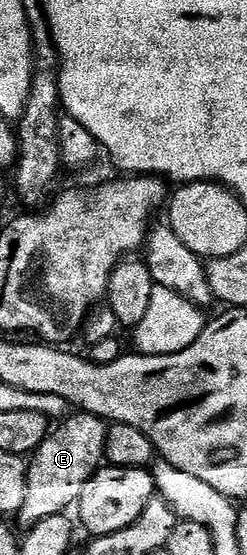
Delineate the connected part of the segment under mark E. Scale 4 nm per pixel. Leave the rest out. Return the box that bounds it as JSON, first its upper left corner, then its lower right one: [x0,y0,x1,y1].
[18,411,108,527]

